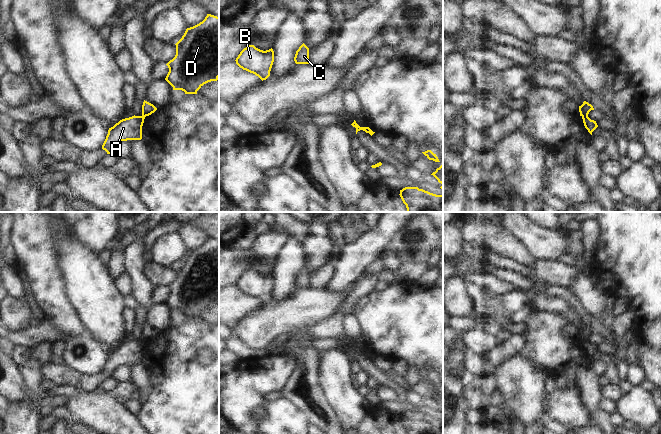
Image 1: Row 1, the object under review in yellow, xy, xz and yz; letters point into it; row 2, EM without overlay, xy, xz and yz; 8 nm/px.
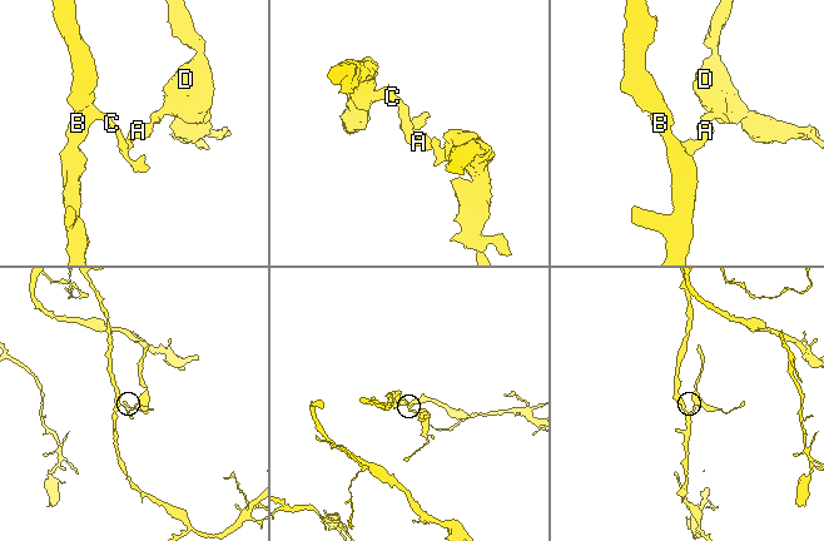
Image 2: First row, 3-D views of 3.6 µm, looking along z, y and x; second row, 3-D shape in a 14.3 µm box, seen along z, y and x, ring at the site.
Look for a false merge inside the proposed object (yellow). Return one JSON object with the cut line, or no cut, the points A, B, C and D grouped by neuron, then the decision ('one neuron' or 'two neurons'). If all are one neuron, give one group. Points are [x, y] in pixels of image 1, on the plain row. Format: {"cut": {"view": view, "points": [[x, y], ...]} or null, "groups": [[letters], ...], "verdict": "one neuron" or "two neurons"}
{"cut": {"view": "yz", "points": [[587, 339], [582, 341]]}, "groups": [["A", "B", "C"], ["D"]], "verdict": "two neurons"}

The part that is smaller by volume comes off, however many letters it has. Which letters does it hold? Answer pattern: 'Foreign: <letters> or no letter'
Foreign: D

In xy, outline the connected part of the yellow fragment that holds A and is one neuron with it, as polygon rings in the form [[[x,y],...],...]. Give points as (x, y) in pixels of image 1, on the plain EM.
[[[134,339],[120,344],[113,351],[109,352],[102,373],[105,374],[107,378],[111,378],[113,371],[119,366],[141,364],[144,343],[145,341],[143,340]]]

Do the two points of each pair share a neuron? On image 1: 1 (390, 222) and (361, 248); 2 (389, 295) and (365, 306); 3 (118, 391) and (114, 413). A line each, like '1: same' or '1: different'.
1: same
2: same
3: different

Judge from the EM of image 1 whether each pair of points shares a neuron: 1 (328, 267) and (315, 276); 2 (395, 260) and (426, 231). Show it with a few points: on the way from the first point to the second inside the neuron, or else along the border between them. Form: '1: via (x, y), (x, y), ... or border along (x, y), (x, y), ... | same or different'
1: via (325, 270), (318, 276) | same
2: via (403, 251), (411, 243), (417, 243), (422, 240) | same

